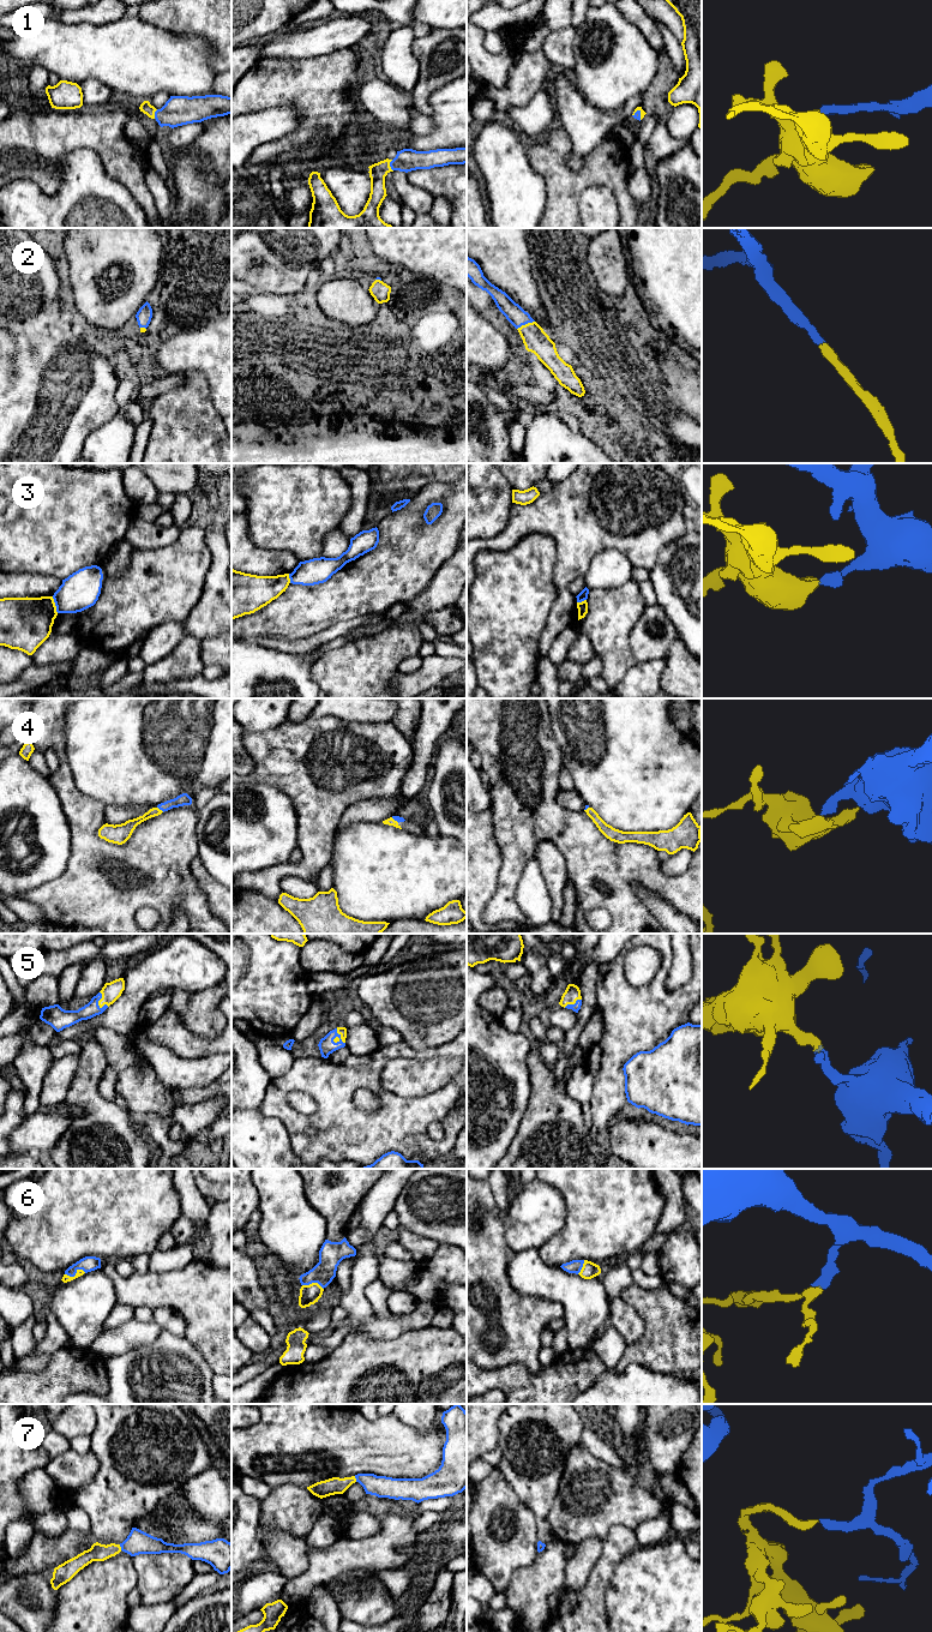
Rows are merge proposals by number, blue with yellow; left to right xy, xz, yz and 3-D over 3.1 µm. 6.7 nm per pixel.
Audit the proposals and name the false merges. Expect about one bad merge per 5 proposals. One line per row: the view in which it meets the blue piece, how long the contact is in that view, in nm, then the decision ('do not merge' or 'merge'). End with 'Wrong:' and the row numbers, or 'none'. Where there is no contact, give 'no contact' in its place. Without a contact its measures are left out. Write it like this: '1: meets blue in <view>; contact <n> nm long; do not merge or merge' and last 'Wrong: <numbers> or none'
1: meets blue in xz; contact 80 nm long; merge
2: meets blue in yz; contact 130 nm long; merge
3: meets blue in xy; contact 120 nm long; do not merge
4: meets blue in xy; contact 60 nm long; merge
5: meets blue in xz; contact 120 nm long; merge
6: meets blue in xy; contact 140 nm long; merge
7: meets blue in xy; contact 40 nm long; merge
Wrong: 3

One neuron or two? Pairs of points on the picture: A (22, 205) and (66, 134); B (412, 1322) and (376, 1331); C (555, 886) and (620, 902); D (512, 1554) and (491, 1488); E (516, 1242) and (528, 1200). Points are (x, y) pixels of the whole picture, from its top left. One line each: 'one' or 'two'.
A: two
B: one
C: two
D: one
E: one

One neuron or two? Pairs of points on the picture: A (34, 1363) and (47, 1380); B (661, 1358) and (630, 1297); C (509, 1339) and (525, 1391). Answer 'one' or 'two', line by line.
A: two
B: one
C: two

